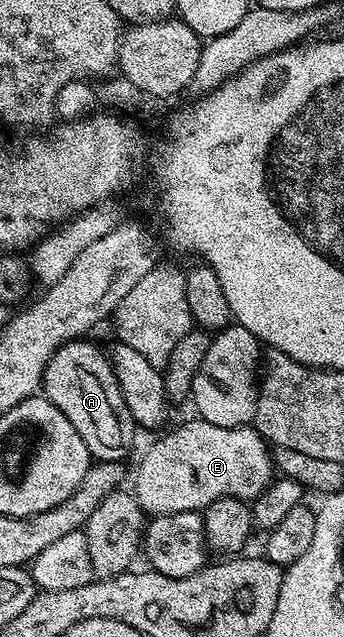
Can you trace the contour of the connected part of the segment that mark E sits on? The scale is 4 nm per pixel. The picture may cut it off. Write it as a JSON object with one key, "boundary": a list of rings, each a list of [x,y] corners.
{"boundary":[[[192,419],[159,437],[137,468],[137,504],[150,517],[196,512],[224,496],[252,502],[275,479],[270,445],[256,427],[228,428]]]}

